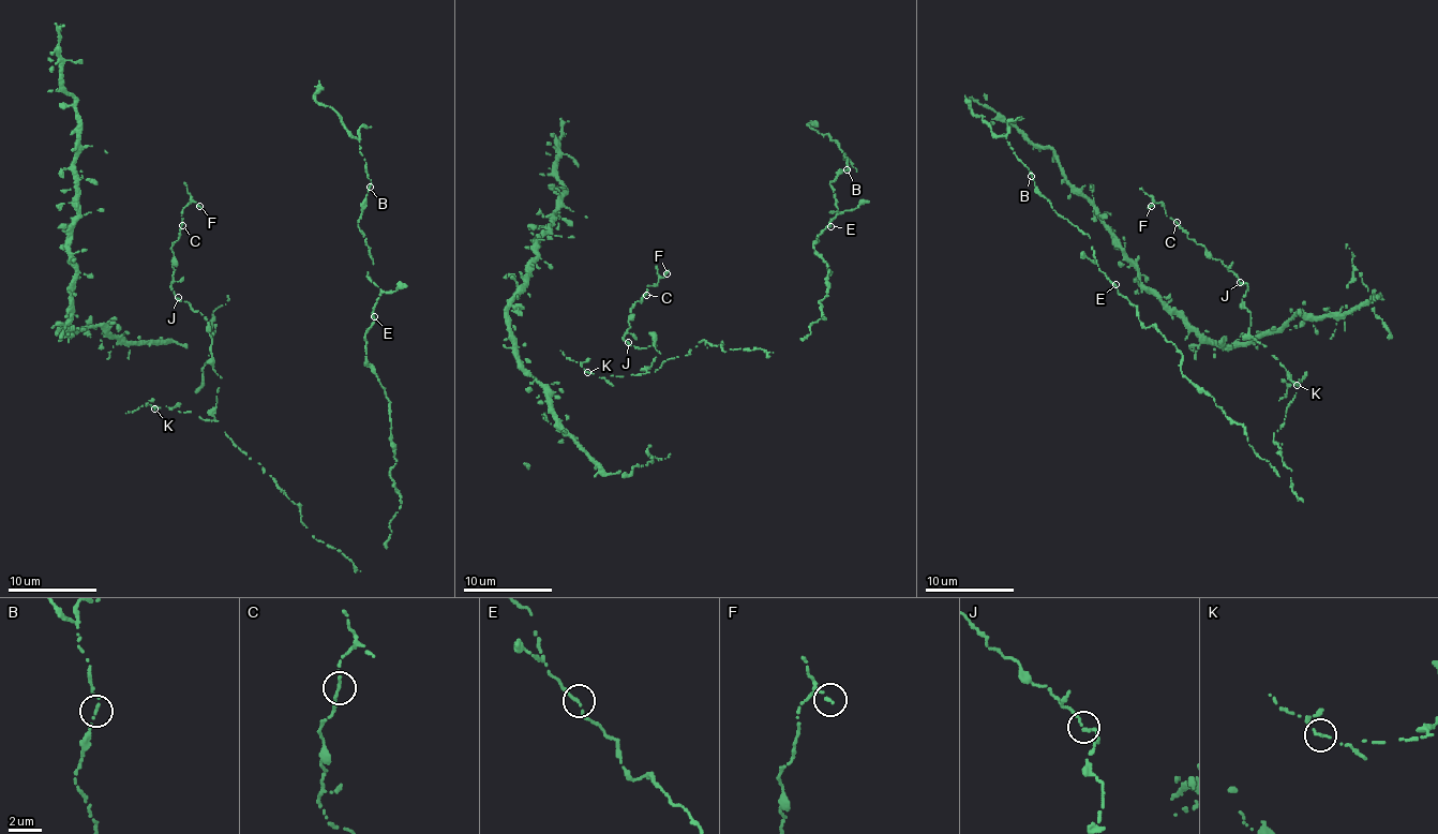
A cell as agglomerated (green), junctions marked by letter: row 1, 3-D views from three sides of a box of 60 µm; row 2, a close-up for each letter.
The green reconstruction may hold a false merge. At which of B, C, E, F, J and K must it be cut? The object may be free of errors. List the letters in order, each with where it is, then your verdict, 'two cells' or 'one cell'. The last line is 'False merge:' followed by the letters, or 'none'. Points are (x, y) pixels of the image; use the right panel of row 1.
B: (1031, 176) | one cell
C: (1177, 222) | one cell
E: (1116, 284) | one cell
F: (1151, 206) | one cell
J: (1240, 282) | one cell
K: (1297, 385) | one cell
False merge: none

